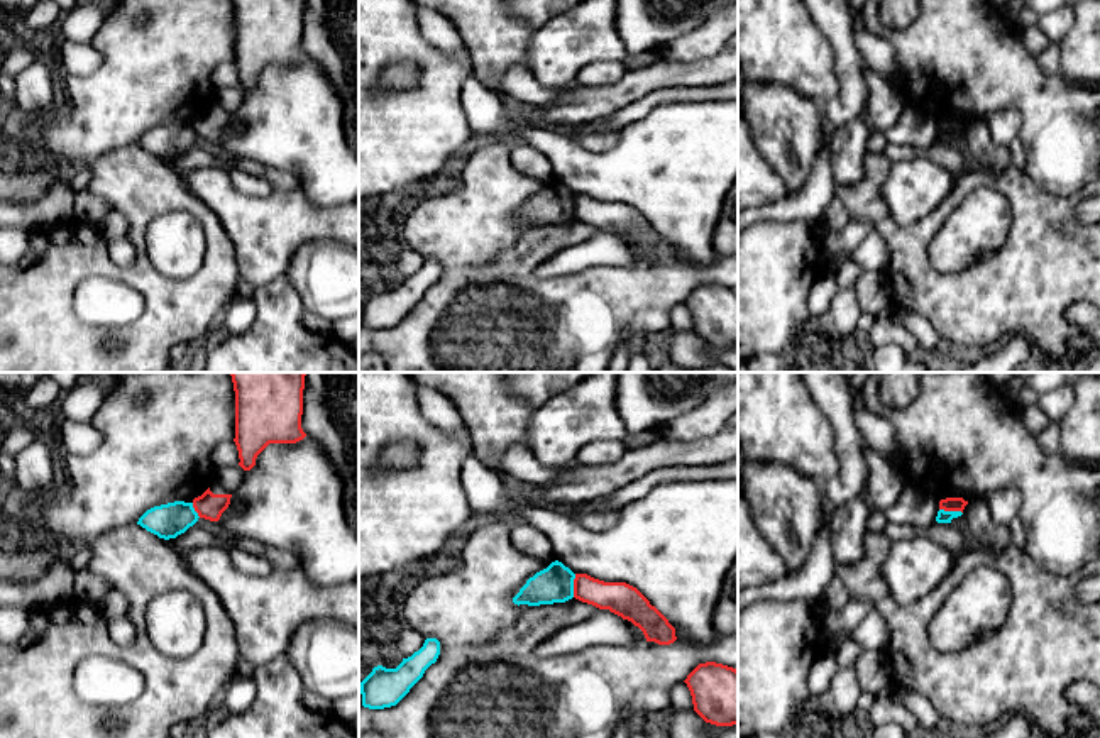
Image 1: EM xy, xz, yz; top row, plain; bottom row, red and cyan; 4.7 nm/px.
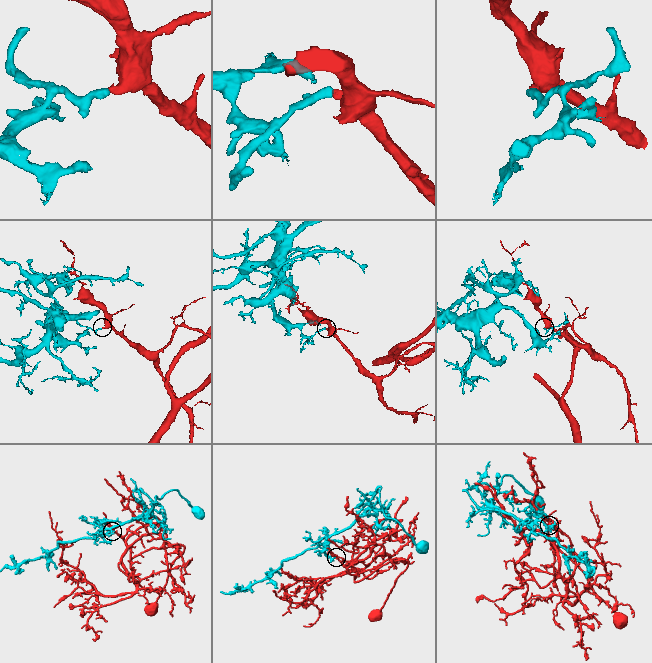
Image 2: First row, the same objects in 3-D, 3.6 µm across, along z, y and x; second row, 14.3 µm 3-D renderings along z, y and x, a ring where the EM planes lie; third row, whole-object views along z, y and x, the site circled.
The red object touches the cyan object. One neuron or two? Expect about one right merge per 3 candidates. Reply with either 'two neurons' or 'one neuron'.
two neurons

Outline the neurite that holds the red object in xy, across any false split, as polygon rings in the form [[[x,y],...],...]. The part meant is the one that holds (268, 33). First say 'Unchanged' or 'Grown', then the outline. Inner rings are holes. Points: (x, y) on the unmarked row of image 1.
Unchanged. [[[232,0],[235,12],[235,66],[239,86],[250,91],[269,64],[296,64],[306,58],[301,49],[305,0]]]

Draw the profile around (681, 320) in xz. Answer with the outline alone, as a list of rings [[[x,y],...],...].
[[[685,303],[675,305],[668,317],[672,332],[694,332],[692,317]]]

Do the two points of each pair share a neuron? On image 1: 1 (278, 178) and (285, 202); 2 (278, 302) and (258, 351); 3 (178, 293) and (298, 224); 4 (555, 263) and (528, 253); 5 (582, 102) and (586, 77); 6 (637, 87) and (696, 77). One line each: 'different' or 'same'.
1: different
2: same
3: different
4: different
5: different
6: same

